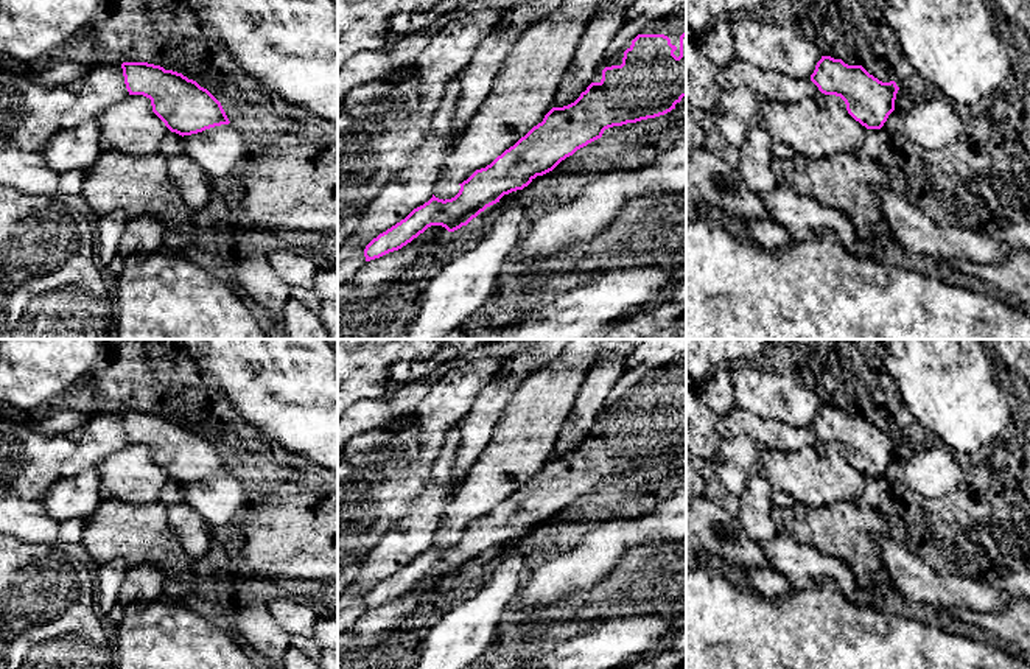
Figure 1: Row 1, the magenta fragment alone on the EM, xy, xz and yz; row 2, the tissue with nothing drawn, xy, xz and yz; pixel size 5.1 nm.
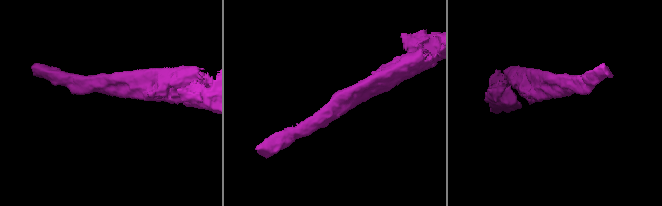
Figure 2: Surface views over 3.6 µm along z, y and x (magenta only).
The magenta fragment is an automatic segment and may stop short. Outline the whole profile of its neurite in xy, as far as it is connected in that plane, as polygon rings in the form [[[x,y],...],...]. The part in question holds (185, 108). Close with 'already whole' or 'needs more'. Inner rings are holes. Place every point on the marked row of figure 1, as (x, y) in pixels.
[[[123,62],[121,68],[129,95],[149,98],[171,132],[184,137],[230,123],[221,103],[182,73],[148,62]]] | already whole

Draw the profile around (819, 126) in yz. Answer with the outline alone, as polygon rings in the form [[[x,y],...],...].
[[[822,92],[797,103],[765,103],[759,112],[759,128],[765,129],[775,143],[790,146],[795,156],[808,160],[834,157],[842,152],[853,154],[867,135],[867,128],[848,114],[840,96]]]

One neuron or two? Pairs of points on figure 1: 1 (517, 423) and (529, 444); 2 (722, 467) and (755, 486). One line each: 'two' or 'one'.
1: one
2: two

